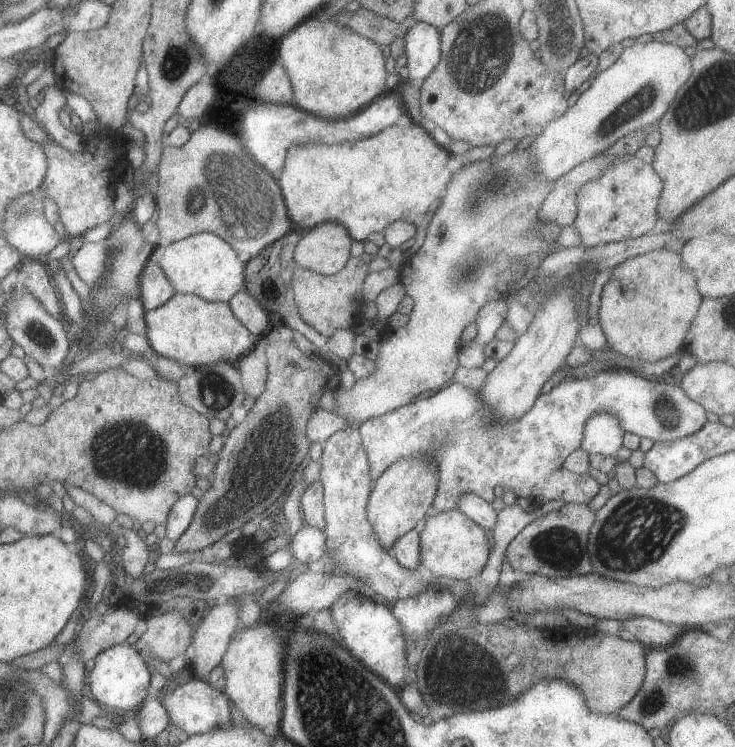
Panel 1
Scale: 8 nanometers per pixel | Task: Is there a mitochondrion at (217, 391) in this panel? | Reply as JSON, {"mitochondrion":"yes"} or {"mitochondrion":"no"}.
{"mitochondrion":"yes"}

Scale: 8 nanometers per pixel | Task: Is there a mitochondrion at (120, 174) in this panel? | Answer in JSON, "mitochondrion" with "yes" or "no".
{"mitochondrion":"no"}

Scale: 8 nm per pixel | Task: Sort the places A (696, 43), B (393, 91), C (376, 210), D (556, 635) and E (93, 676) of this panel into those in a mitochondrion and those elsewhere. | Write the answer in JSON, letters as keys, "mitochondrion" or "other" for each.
{"A":"other","B":"other","C":"other","D":"other","E":"other"}

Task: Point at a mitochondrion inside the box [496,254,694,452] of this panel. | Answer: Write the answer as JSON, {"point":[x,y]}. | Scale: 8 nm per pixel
{"point":[667,414]}

